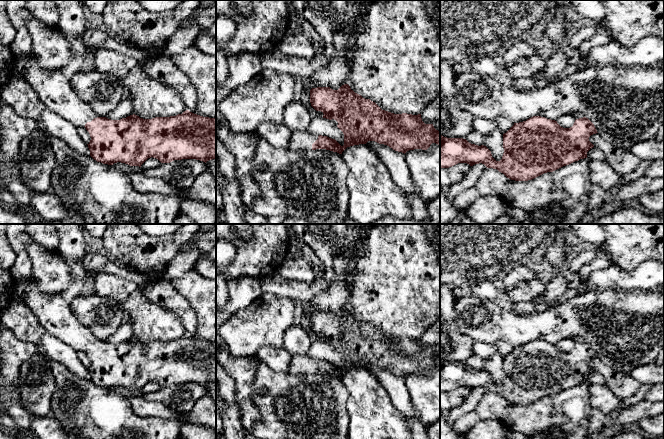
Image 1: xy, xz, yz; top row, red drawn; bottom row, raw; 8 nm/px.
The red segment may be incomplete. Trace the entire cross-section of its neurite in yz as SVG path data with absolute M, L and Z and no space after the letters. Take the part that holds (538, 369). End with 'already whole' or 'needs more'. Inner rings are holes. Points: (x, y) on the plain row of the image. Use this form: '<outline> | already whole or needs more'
M574 337L573 339L575 346L570 352L563 352L557 345L541 340L533 340L526 345L514 347L514 349L503 358L504 377L500 385L496 385L492 381L491 375L484 369L478 370L469 367L463 362L447 362L440 359L440 392L449 392L458 387L467 387L470 390L482 387L487 392L497 393L507 402L515 405L528 405L544 397L553 396L575 385L587 382L587 376L594 371L589 365L591 359L598 357L594 348L581 337Z | needs more

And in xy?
M32 279L17 283L15 290L35 314L44 331L60 339L77 352L86 352L91 361L87 368L90 380L97 386L108 389L121 386L141 391L151 381L158 383L161 387L182 383L196 383L206 387L216 383L216 342L203 341L189 334L176 340L152 343L143 343L135 338L120 344L99 341L87 327L77 320L71 304L63 299L62 293L42 292Z | needs more

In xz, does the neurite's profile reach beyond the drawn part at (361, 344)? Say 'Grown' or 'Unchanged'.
Grown

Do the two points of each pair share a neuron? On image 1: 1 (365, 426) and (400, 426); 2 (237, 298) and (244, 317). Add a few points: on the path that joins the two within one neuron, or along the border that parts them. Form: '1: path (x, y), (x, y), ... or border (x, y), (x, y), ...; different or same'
1: path (374, 425), (391, 425); same
2: border (261, 295), (249, 305), (236, 310), (226, 320); different

